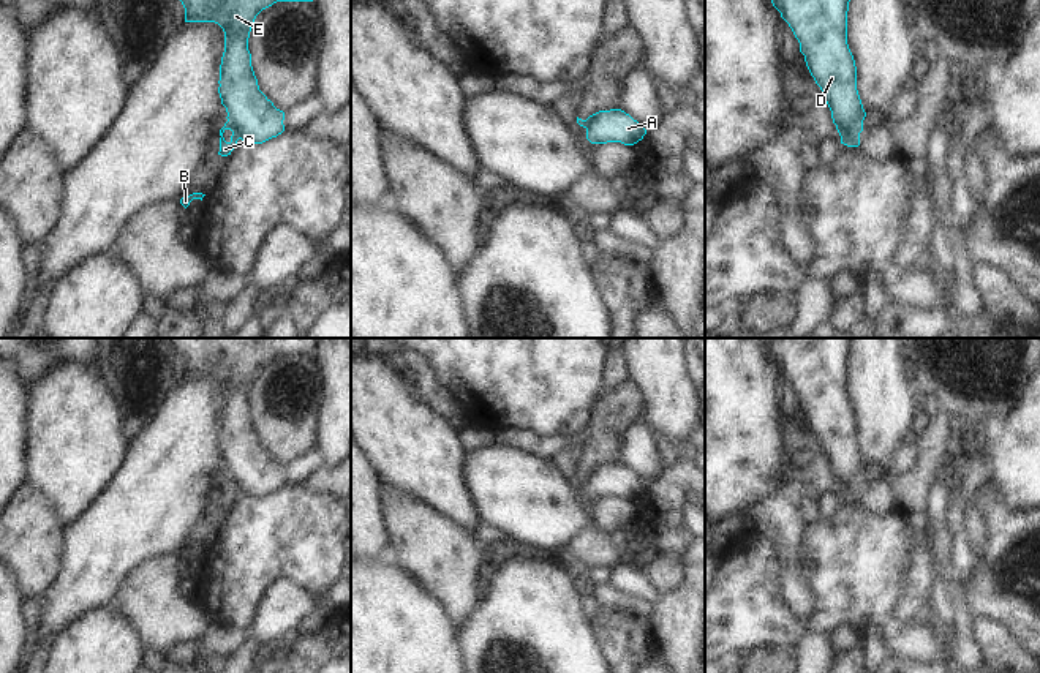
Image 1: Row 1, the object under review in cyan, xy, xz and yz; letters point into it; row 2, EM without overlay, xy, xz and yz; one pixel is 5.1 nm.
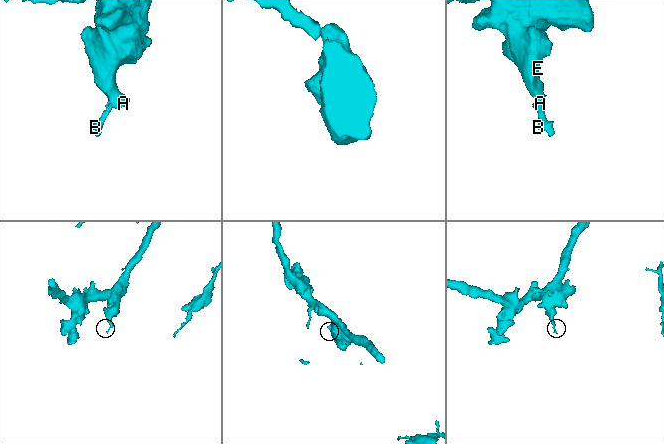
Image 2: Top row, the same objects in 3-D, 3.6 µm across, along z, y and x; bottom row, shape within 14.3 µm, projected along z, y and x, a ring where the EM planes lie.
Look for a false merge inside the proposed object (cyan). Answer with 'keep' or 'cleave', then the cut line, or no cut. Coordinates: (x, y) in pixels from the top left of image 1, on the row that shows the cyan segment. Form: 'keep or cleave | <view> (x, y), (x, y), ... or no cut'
cleave | yz (836, 125), (844, 131), (859, 135)

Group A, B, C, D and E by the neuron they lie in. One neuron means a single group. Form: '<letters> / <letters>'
A D E / B C

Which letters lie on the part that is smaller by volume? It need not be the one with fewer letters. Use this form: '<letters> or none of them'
B, C

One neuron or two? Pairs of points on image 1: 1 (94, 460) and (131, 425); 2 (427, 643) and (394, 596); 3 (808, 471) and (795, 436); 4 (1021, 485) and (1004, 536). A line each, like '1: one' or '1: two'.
1: two
2: one
3: one
4: two

